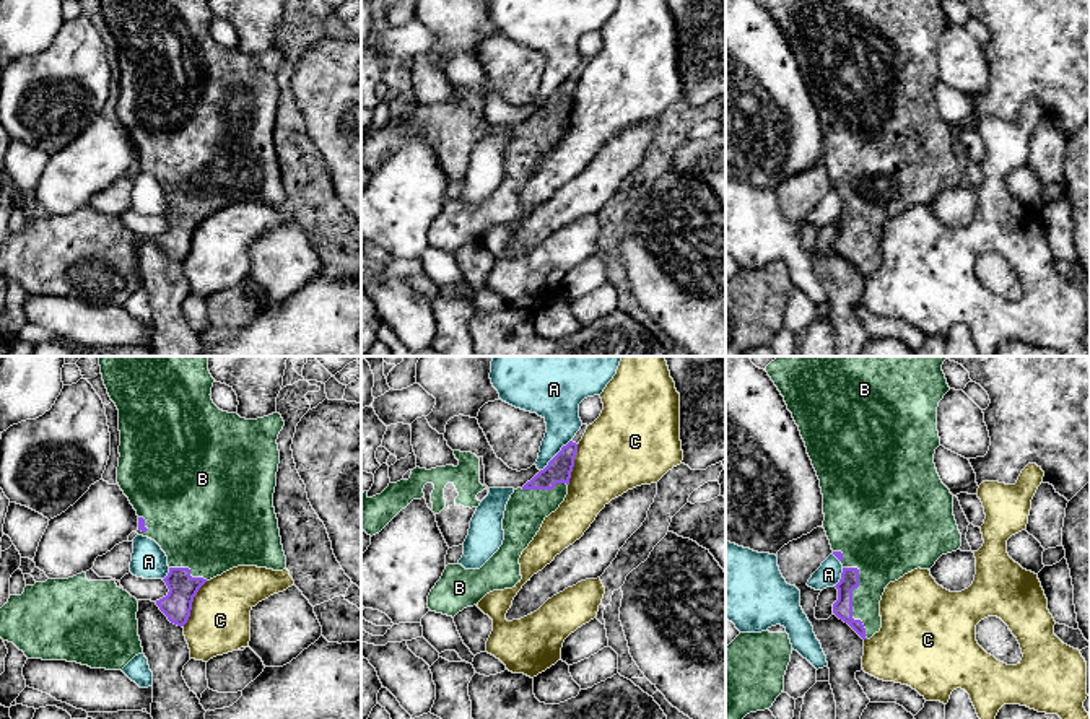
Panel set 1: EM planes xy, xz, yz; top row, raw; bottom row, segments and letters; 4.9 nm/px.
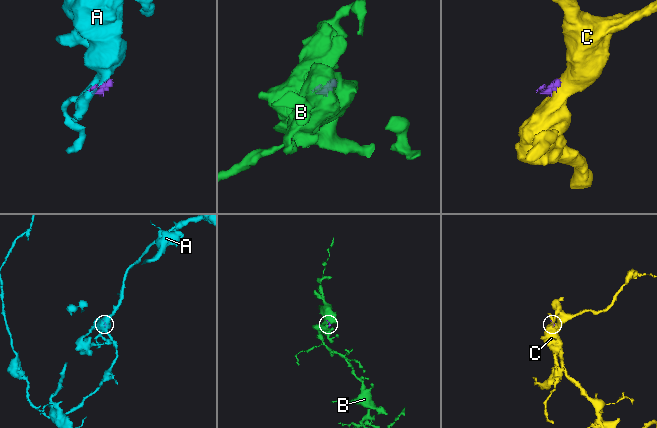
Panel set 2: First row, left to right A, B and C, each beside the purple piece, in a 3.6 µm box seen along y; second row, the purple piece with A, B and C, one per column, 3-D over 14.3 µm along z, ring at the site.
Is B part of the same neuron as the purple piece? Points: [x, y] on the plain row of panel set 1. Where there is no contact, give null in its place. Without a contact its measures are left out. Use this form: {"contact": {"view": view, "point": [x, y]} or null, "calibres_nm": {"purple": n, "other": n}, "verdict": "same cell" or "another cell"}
{"contact": {"view": "yz", "point": [851, 235]}, "calibres_nm": {"purple": 100, "other": 260}, "verdict": "same cell"}

